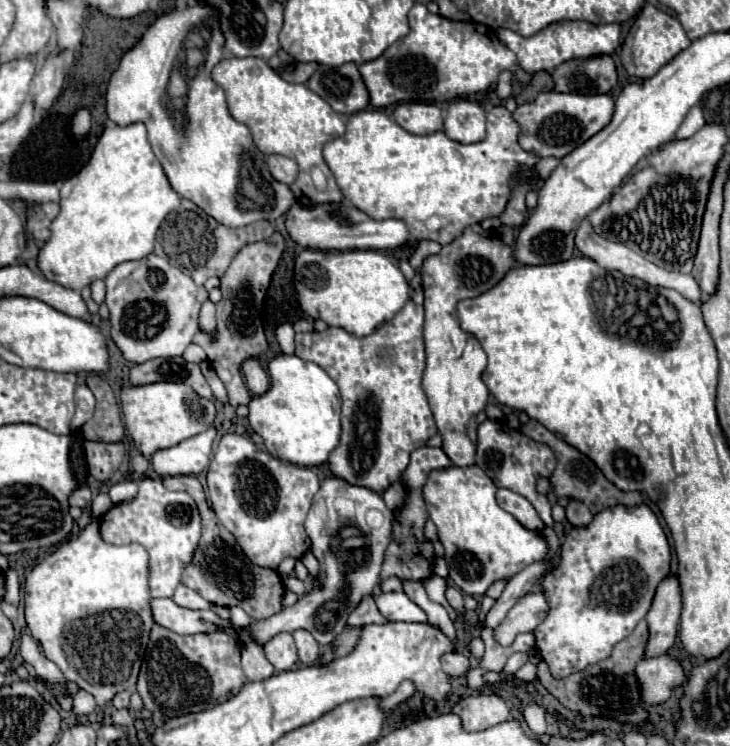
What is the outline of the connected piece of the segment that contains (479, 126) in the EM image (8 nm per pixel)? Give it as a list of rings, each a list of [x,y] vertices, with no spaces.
[[[451,101],[445,117],[445,135],[457,143],[477,143],[485,139],[485,111],[471,101]]]

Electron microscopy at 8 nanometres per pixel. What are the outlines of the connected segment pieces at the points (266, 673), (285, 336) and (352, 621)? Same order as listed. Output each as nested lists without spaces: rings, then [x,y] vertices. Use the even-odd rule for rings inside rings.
[[[247,629],[239,633],[239,643],[241,643],[241,669],[249,681],[265,681],[269,679],[275,669],[267,661],[263,647],[259,647]]]
[[[283,323],[277,327],[277,341],[279,341],[279,347],[285,355],[293,355],[295,353],[295,343],[293,343],[293,337],[295,337],[295,331],[289,323]]]
[[[365,597],[357,607],[355,611],[349,615],[349,625],[351,627],[365,627],[365,625],[371,625],[371,623],[385,623],[387,619],[383,619],[383,615],[379,613],[379,609],[375,607],[375,601],[373,597]]]

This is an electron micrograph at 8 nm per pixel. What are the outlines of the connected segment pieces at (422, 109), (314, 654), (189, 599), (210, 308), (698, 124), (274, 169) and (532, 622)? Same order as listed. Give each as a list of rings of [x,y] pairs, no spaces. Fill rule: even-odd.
[[[401,103],[393,115],[405,131],[415,135],[429,135],[443,129],[441,109],[433,103]]]
[[[295,631],[293,633],[295,645],[297,645],[297,655],[303,665],[311,665],[321,657],[321,647],[315,643],[313,635],[309,631]]]
[[[179,585],[179,587],[175,589],[175,595],[173,595],[171,599],[173,599],[177,605],[187,607],[187,609],[209,609],[209,607],[211,607],[209,601],[205,601],[199,593],[195,593],[193,589],[189,589],[189,587],[185,587],[185,585]]]
[[[207,299],[201,307],[201,313],[199,313],[199,323],[205,331],[213,331],[215,329],[215,305]]]
[[[697,105],[697,107],[693,107],[693,109],[687,113],[687,117],[685,117],[685,121],[681,123],[675,139],[687,139],[687,137],[691,137],[691,135],[697,133],[703,125],[705,125],[705,115],[703,115],[703,109]]]
[[[267,155],[267,167],[271,171],[271,175],[281,181],[281,183],[287,183],[291,185],[297,177],[297,163],[289,157],[283,157],[283,155]]]
[[[543,591],[527,593],[523,599],[519,599],[519,603],[515,603],[515,607],[511,607],[505,621],[495,629],[495,639],[499,639],[499,643],[505,647],[511,645],[515,635],[533,631],[539,623],[543,623],[547,611],[549,605]]]

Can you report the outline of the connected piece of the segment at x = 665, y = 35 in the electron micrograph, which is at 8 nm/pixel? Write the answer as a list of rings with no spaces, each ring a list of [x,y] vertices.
[[[645,3],[643,9],[639,11],[639,15],[635,17],[625,41],[623,41],[621,63],[629,75],[645,79],[645,77],[655,75],[665,63],[669,63],[679,51],[687,49],[689,45],[691,45],[691,41],[675,17],[653,7],[651,3]]]

